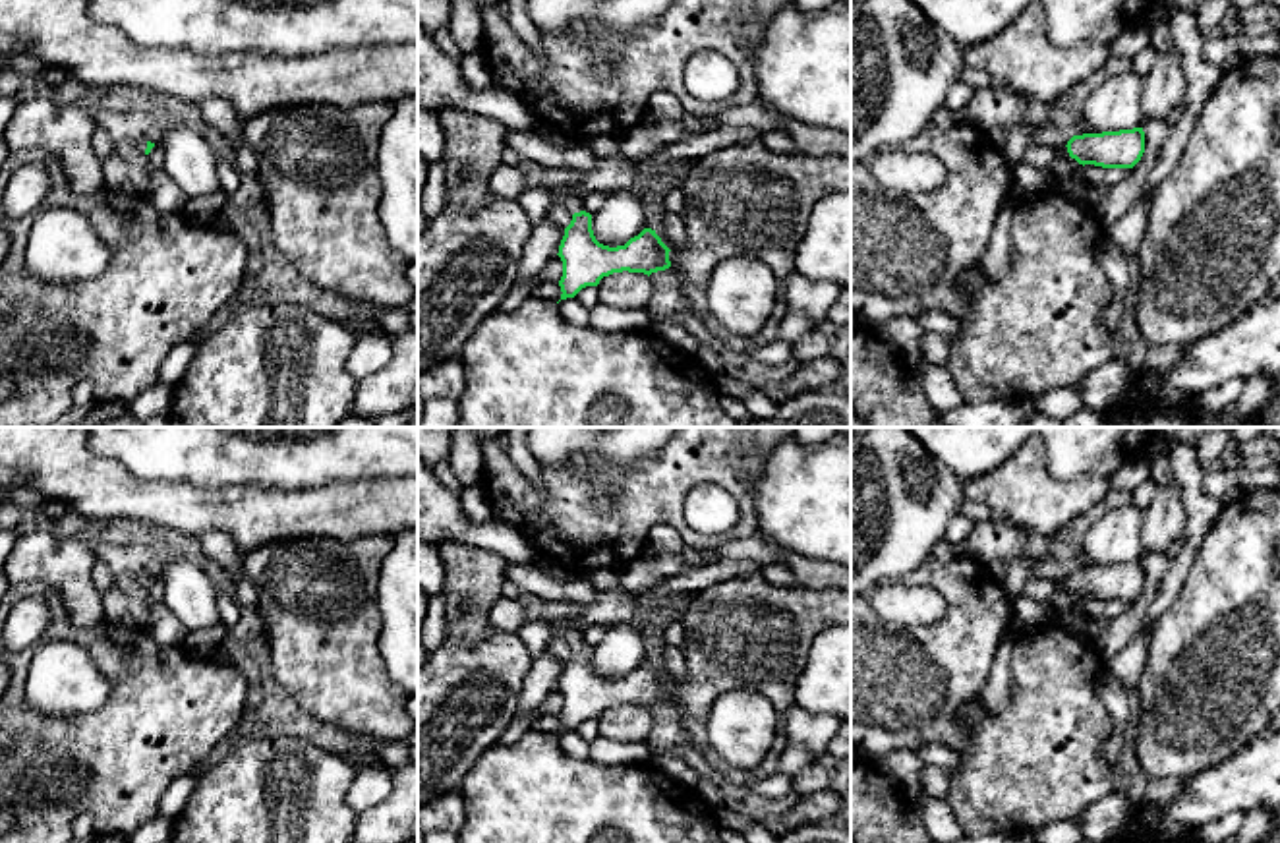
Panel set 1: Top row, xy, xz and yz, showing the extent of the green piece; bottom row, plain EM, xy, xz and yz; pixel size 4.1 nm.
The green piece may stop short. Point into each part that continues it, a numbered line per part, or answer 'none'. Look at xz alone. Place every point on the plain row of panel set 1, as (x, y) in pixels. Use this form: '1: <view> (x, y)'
1: xz (573, 637)

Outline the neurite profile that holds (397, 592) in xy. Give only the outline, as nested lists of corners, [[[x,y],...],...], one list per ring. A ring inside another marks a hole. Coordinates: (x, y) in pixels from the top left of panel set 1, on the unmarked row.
[[[418,530],[394,534],[379,572],[379,650],[394,683],[418,696]]]

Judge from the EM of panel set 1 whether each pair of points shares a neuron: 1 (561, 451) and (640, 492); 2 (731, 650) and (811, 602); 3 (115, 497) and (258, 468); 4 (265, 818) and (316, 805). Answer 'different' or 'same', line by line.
1: different
2: same
3: different
4: same

